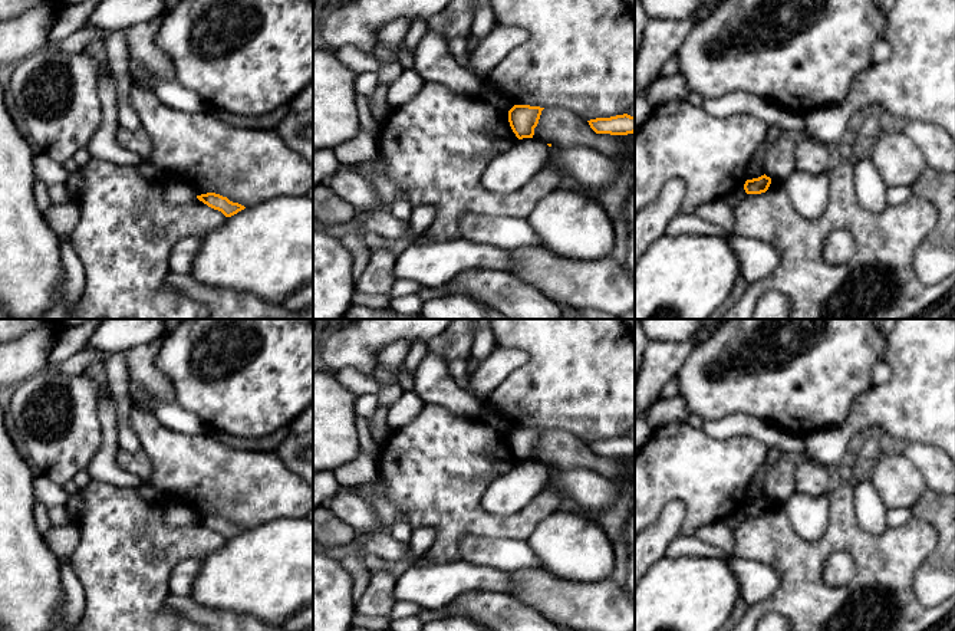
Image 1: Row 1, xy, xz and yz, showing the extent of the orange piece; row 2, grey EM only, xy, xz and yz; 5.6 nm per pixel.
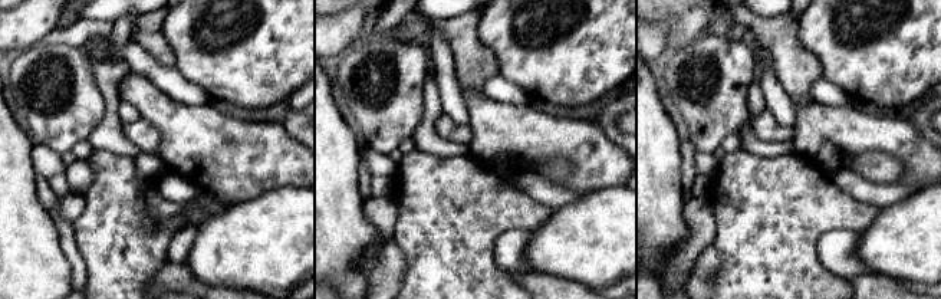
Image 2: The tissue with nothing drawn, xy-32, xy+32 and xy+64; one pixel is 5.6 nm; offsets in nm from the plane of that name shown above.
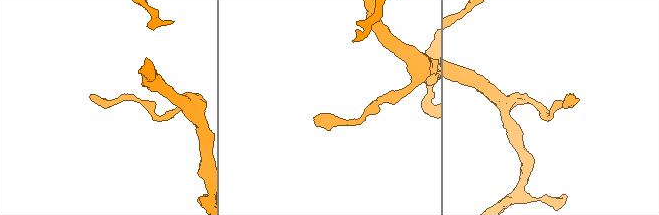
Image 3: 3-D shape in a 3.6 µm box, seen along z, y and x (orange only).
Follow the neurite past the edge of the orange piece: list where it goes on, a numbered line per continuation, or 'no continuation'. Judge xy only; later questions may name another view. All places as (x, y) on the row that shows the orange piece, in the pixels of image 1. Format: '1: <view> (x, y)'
no continuation

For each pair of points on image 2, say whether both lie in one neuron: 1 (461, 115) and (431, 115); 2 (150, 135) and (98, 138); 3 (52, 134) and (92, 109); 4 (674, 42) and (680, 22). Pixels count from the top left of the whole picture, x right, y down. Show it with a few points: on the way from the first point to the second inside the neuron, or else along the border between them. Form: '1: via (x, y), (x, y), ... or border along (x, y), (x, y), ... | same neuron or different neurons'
1: border along (436, 79), (443, 112) | different neurons
2: border along (122, 124), (124, 134), (141, 150) | different neurons
3: via (62, 124), (76, 109), (82, 109) | same neuron
4: via (678, 38), (680, 26) | same neuron

